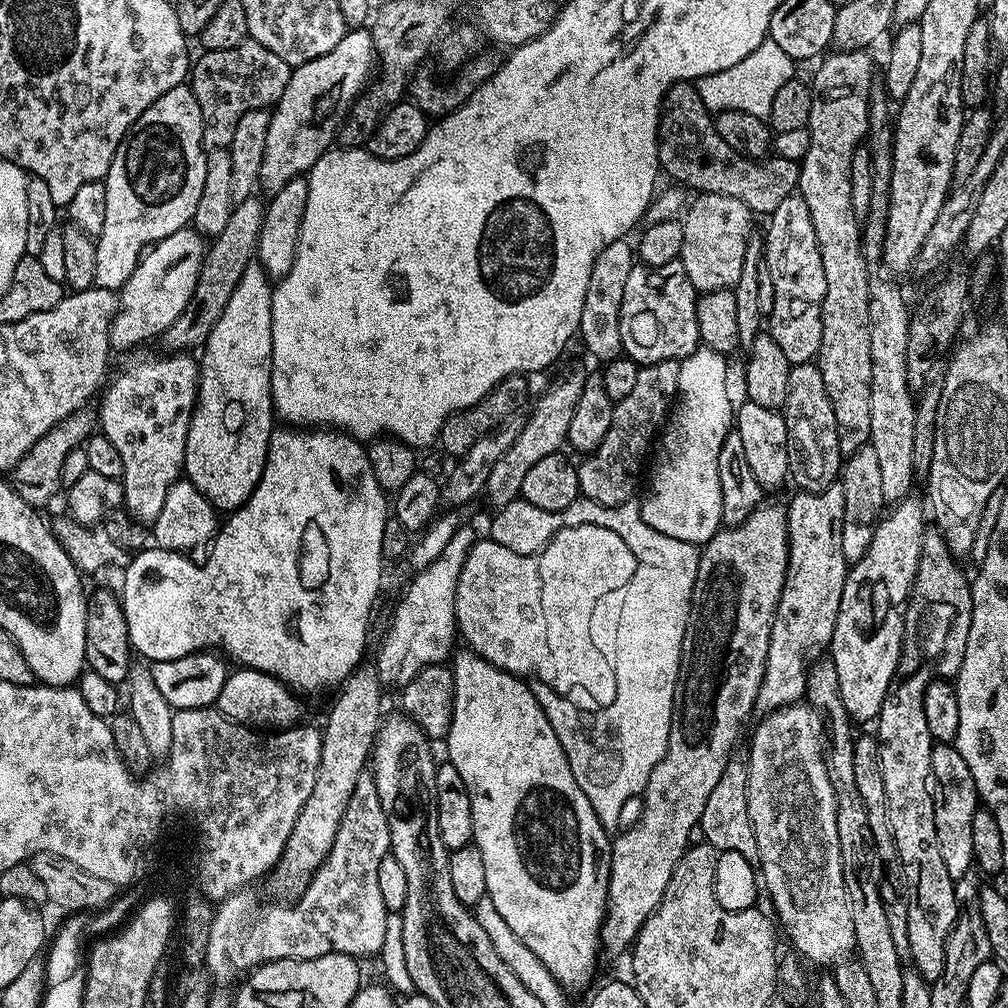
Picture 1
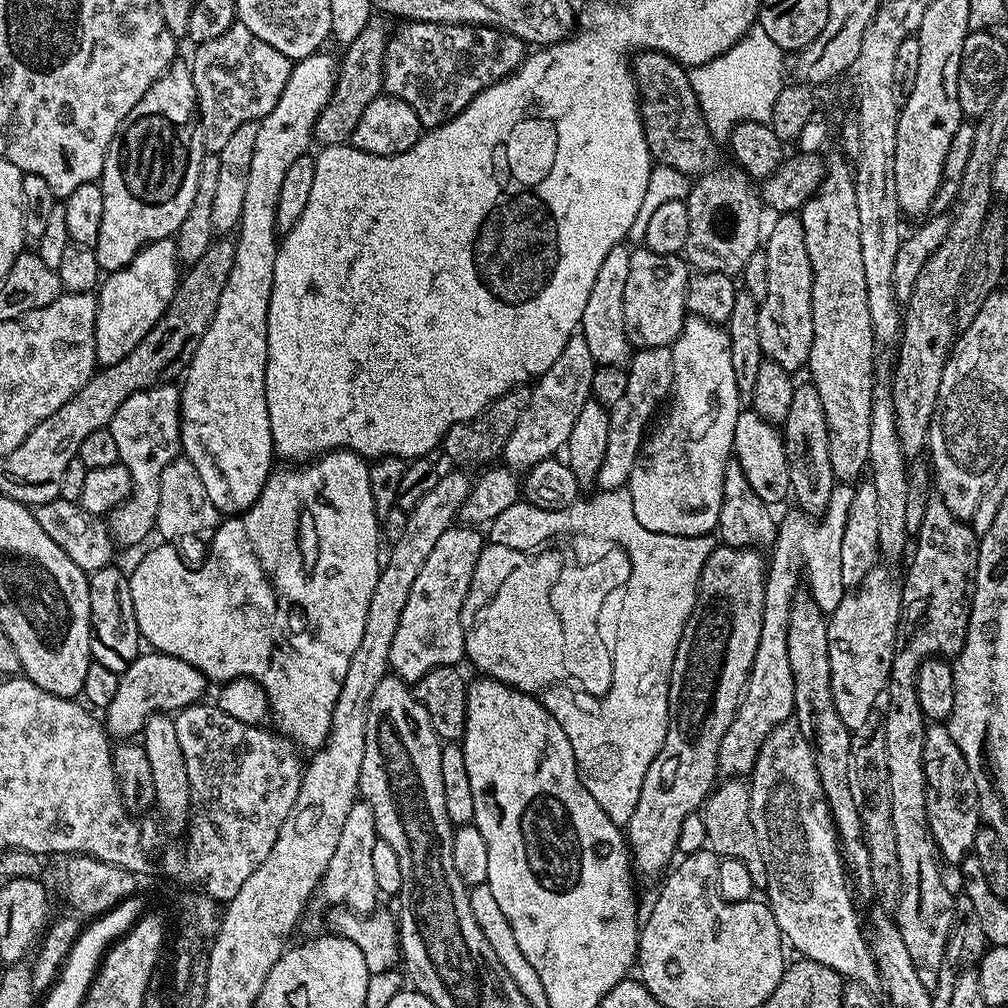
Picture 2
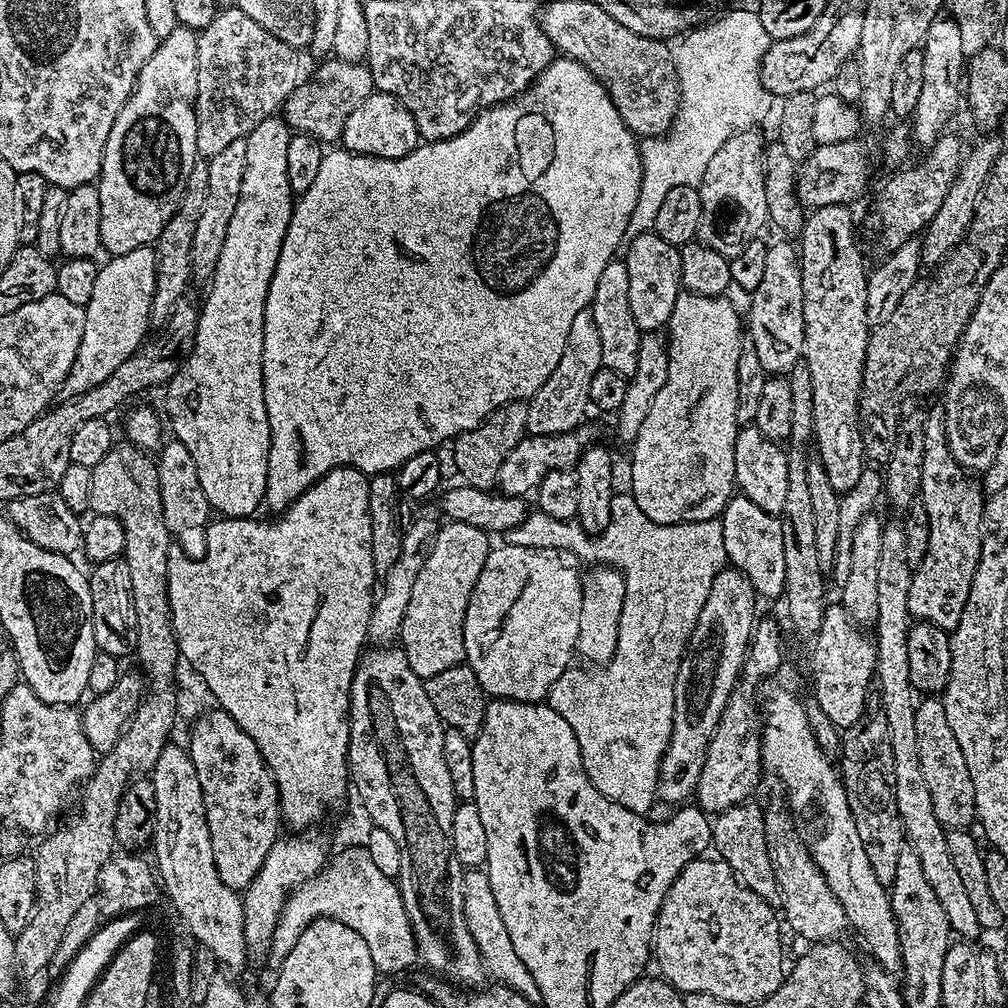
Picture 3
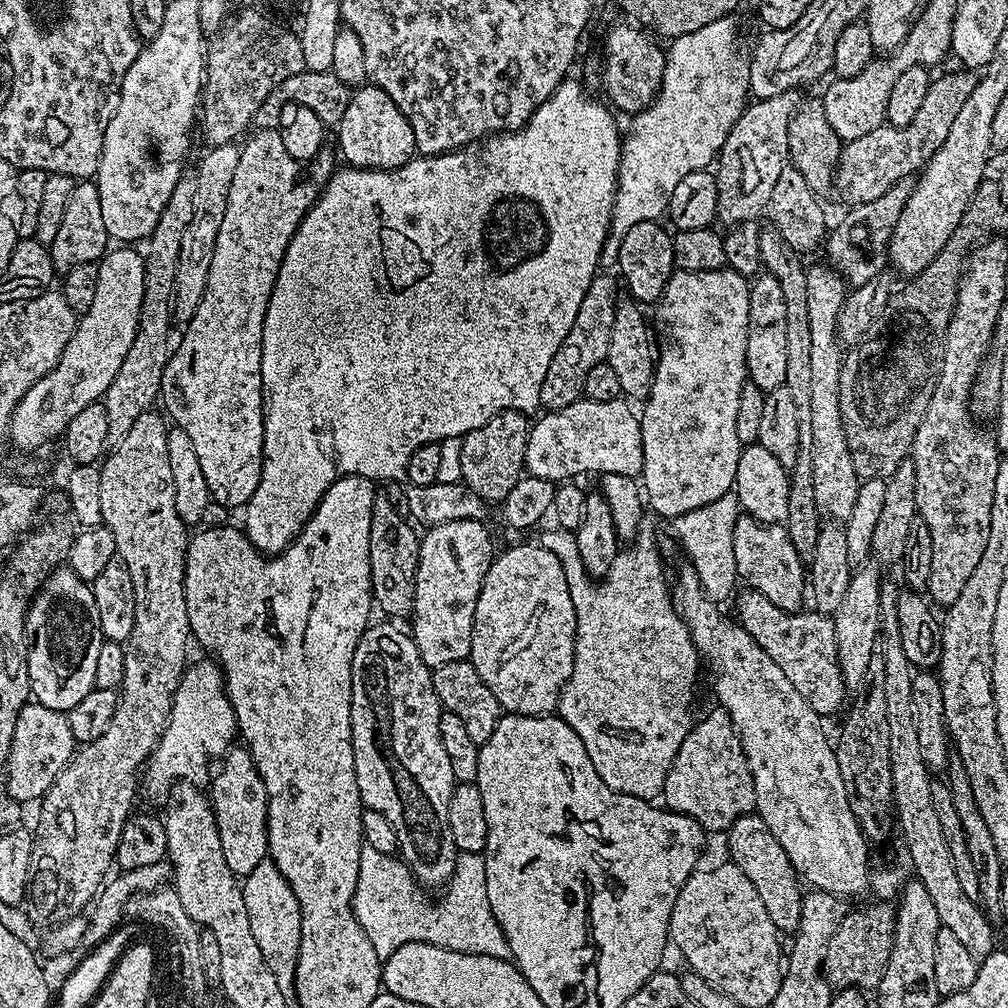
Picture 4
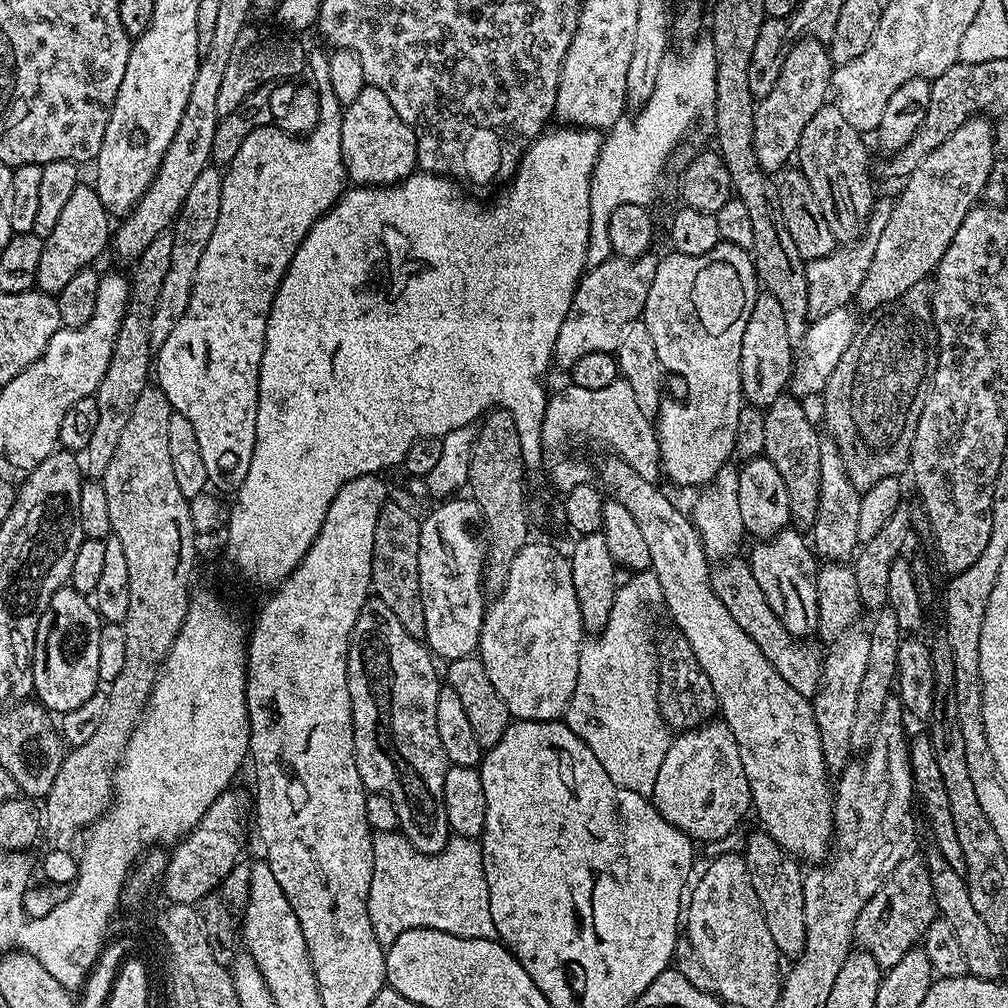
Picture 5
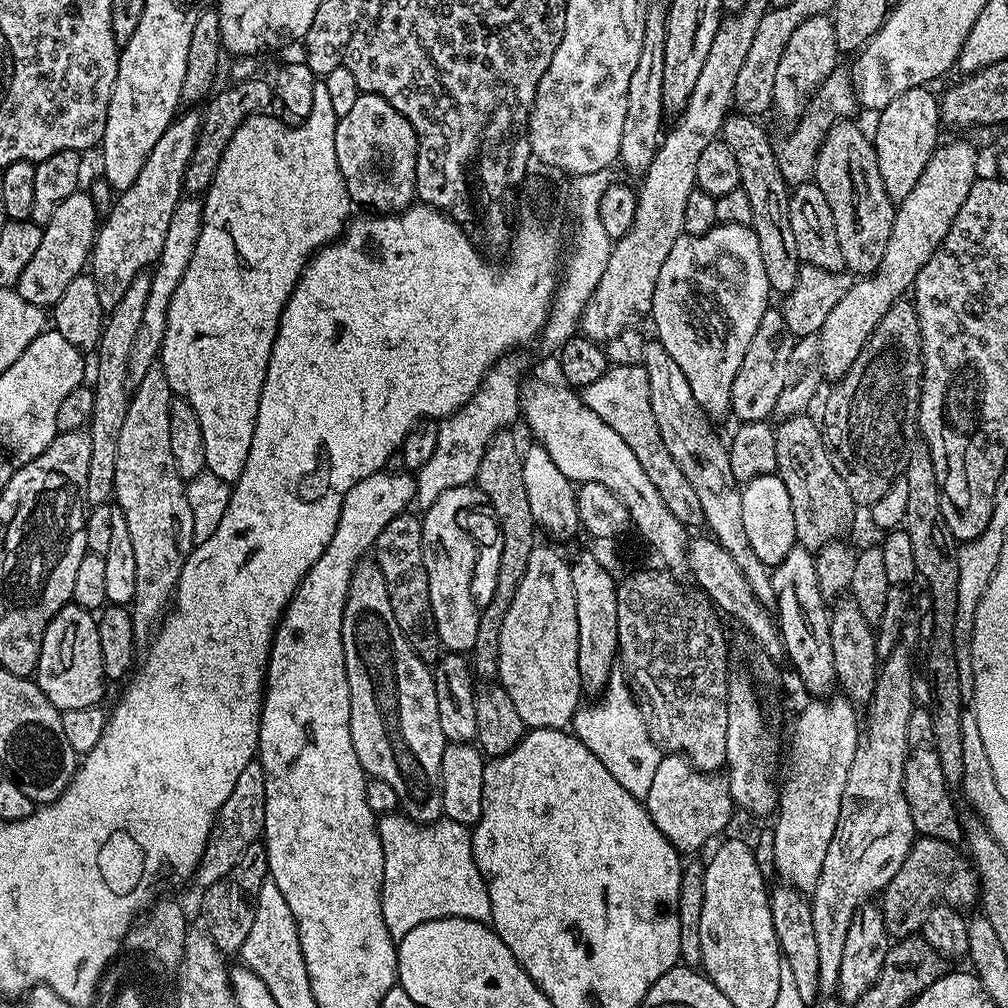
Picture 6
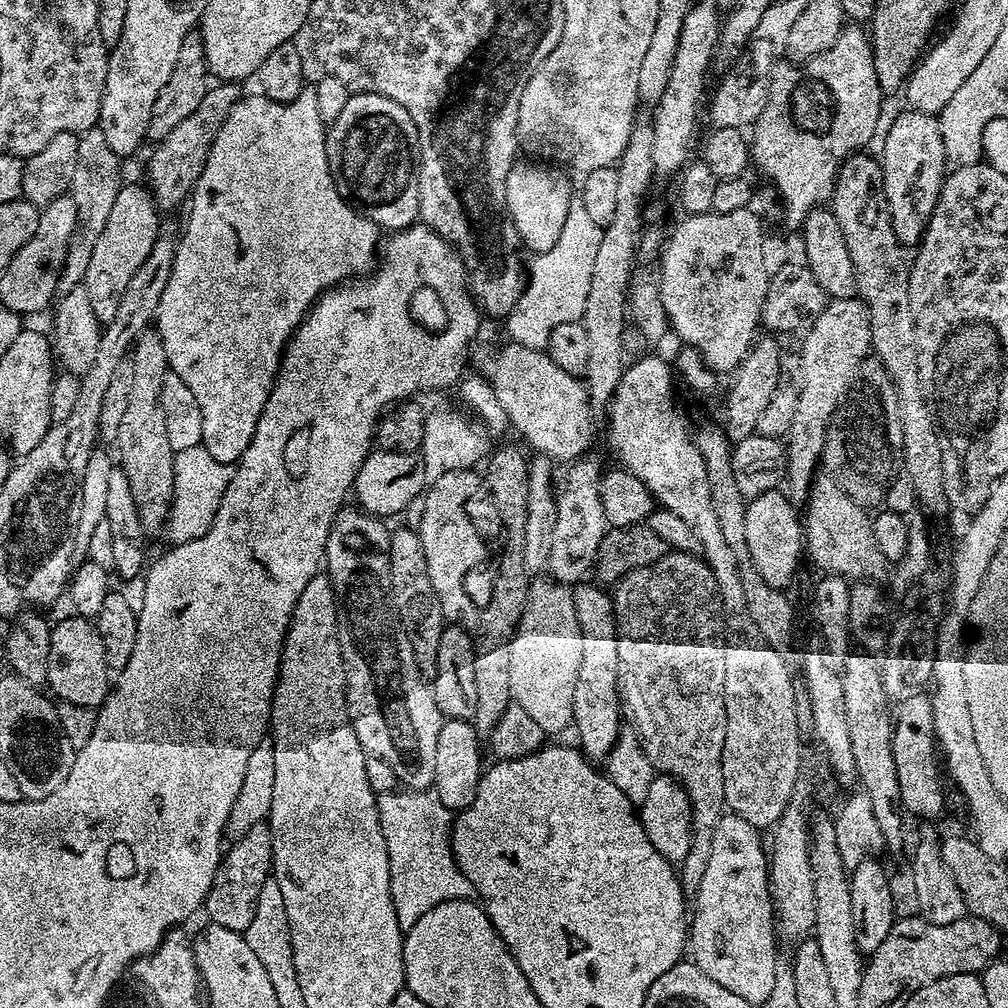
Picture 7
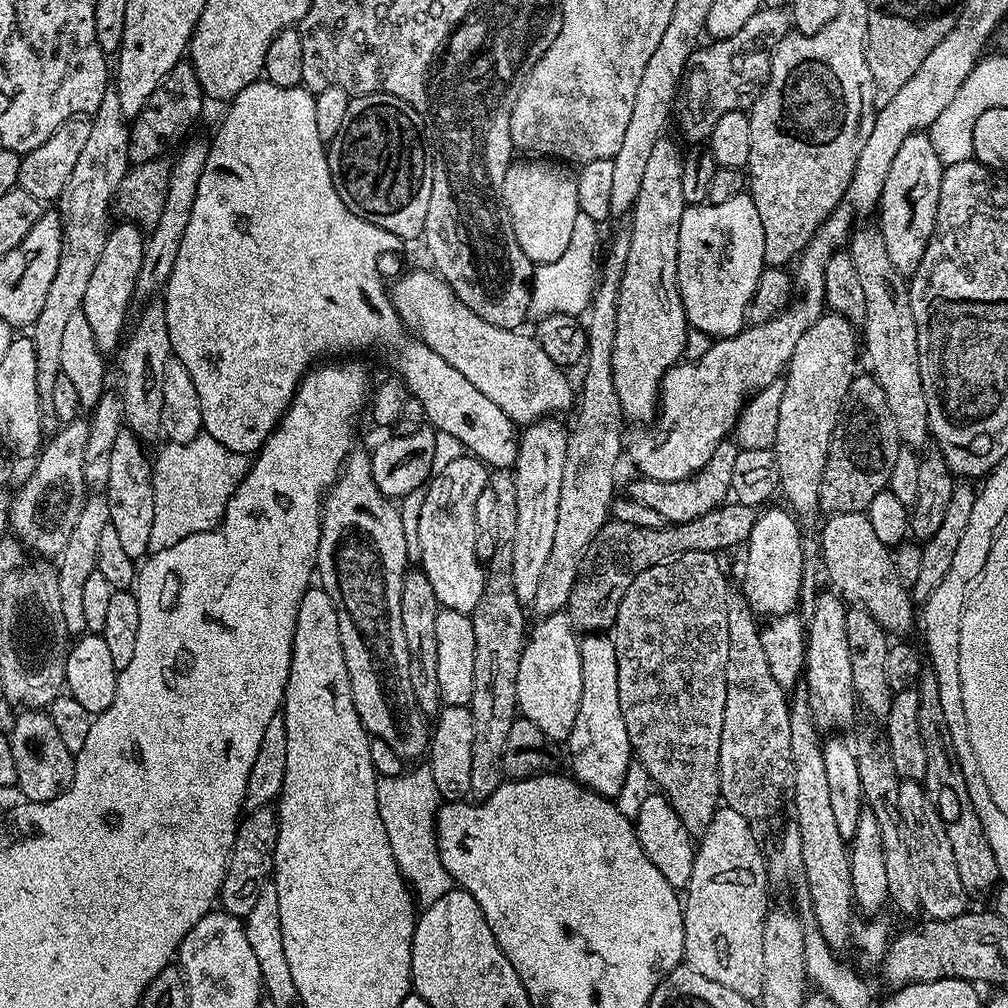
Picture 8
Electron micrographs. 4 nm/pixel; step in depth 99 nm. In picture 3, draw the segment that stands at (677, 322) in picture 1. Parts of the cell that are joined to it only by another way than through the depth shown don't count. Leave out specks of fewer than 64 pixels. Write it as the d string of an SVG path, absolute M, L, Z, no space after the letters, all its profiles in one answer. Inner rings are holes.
M654 231L643 232L626 246L626 254L622 259L626 266L626 274L630 274L630 314L634 314L634 322L641 333L660 332L667 325L670 314L674 310L674 302L679 298L682 285L680 283L680 250L679 247L666 242Z

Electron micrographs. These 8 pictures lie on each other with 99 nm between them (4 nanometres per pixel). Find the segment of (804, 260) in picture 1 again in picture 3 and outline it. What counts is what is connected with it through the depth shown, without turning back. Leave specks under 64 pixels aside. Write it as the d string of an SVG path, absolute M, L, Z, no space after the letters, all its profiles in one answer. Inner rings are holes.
M768 244L768 253L766 254L766 266L762 269L762 282L758 282L756 289L751 292L748 304L748 316L746 312L746 336L752 345L754 354L758 354L759 361L762 362L762 370L766 370L769 376L787 376L794 370L796 364L801 363L804 355L804 319L802 318L802 274L800 273L800 265L798 263L798 252L795 247L792 248L788 244Z

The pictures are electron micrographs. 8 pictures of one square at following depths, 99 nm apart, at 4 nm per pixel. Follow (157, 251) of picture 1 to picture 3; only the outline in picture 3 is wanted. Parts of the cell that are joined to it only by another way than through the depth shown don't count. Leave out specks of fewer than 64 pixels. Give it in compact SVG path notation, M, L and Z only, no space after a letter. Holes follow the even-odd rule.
M151 247L130 250L130 254L113 256L105 259L105 264L98 267L98 279L94 281L94 294L90 302L84 305L86 326L82 330L82 342L78 346L78 354L74 358L74 366L70 366L70 374L64 380L63 391L75 398L86 394L86 390L94 390L98 382L106 382L130 354L138 351L150 332L150 306L156 290L156 253Z

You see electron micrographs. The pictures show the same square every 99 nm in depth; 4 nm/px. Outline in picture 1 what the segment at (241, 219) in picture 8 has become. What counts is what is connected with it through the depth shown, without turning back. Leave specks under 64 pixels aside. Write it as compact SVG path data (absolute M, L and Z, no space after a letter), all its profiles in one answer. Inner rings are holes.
M361 26L355 30L348 30L345 36L329 53L306 61L302 65L292 68L292 76L288 80L286 90L282 90L280 99L271 109L272 121L270 130L266 130L266 154L262 154L262 170L260 171L259 187L265 188L268 194L282 190L286 182L295 176L302 176L312 171L323 152L333 147L337 139L340 125L344 123L349 108L352 107L357 96L369 83L368 71L374 68L374 49L372 33L367 27ZM258 262L246 266L242 278L238 278L238 286L234 286L234 294L230 294L230 302L226 302L226 310L218 318L214 330L210 330L208 339L202 345L204 357L199 357L200 382L196 385L196 407L192 410L192 421L188 427L186 438L186 450L184 451L183 475L187 478L202 495L212 503L212 507L220 514L231 514L237 508L243 508L250 498L250 494L258 486L262 478L264 463L268 460L268 443L274 431L274 409L272 407L272 289L273 281L270 279L264 267Z

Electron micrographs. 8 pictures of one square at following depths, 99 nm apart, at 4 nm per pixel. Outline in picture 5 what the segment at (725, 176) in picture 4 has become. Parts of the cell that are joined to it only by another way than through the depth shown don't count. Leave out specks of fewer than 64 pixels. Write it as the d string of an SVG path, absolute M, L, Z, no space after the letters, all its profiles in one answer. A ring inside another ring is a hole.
M808 39L797 40L790 54L786 54L786 62L782 62L782 74L778 74L774 90L770 90L770 94L766 94L766 98L759 100L756 106L752 145L761 168L769 174L779 173L785 167L783 164L795 157L806 122L818 114L830 96L834 65L828 57L827 47Z

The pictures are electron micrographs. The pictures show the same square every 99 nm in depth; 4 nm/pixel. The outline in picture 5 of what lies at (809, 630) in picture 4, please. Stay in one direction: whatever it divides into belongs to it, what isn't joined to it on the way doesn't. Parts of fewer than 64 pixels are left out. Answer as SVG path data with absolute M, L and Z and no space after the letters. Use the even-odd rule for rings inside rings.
M729 558L711 569L714 594L718 594L722 606L730 610L730 618L734 618L734 622L738 622L738 626L742 626L742 630L750 634L754 646L758 646L758 650L766 654L766 662L770 662L770 666L774 666L774 670L778 670L778 674L782 674L782 678L786 678L786 682L790 682L790 686L794 686L798 694L815 697L822 679L822 652L807 639L789 634L774 610L770 610L762 594L762 586L758 586L754 578L751 563L747 559L740 559Z

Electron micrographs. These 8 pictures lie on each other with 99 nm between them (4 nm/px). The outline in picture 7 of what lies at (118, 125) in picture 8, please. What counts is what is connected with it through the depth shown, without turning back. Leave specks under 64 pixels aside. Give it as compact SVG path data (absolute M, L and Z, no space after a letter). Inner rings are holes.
M98 126L88 129L80 136L78 162L74 166L74 178L70 189L74 206L78 206L78 222L72 243L68 245L64 271L60 273L58 288L61 293L83 285L84 275L90 266L90 256L94 254L94 246L102 230L106 230L106 220L110 218L110 210L114 210L114 202L117 201L122 187L120 164L122 164L121 157L116 156L114 150L110 150L110 145L106 143L106 134L102 134Z

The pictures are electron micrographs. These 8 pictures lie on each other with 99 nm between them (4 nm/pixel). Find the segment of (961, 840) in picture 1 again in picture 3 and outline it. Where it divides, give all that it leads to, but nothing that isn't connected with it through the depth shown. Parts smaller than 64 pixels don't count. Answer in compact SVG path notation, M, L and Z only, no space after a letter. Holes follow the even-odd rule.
M924 696L916 705L914 730L918 734L918 762L922 762L922 778L930 790L938 822L946 830L971 829L978 816L974 802L974 781L970 778L970 770L966 770L962 746L958 746L958 738L954 738L954 730L950 730L947 703L936 696Z

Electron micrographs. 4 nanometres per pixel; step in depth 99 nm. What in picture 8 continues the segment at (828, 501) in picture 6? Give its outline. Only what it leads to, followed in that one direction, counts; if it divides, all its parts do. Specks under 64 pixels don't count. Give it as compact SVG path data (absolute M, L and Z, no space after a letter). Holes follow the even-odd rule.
M838 512L827 517L828 521L824 524L824 529L818 534L820 543L820 559L822 561L823 571L826 573L826 580L829 580L831 587L849 605L857 609L864 609L869 612L870 617L878 622L885 631L896 638L904 638L912 627L917 627L918 612L914 607L911 591L902 586L901 579L898 576L898 570L895 568L895 558L893 549L887 548L876 535L870 526L867 515L863 512Z

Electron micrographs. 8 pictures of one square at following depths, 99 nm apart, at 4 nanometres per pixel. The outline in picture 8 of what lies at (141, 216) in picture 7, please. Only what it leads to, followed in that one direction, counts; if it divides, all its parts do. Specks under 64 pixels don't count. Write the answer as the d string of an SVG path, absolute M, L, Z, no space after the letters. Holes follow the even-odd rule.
M120 222L117 228L115 225L108 233L102 246L102 258L98 258L98 266L94 266L94 274L86 285L82 311L90 322L98 350L105 354L115 353L125 339L126 325L129 323L128 304L133 303L132 295L138 270L142 266L145 239L145 233L135 223Z

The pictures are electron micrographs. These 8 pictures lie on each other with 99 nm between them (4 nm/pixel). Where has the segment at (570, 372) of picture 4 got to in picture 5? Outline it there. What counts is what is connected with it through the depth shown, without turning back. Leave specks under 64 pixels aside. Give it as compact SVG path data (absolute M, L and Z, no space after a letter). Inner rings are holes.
M652 254L639 256L636 260L624 260L613 255L611 260L585 271L574 290L570 310L566 310L566 322L562 322L562 330L558 330L555 367L570 370L574 362L586 358L586 354L615 353L625 330L643 317L646 294L650 294L650 282L654 282L657 263L657 257L652 257Z

